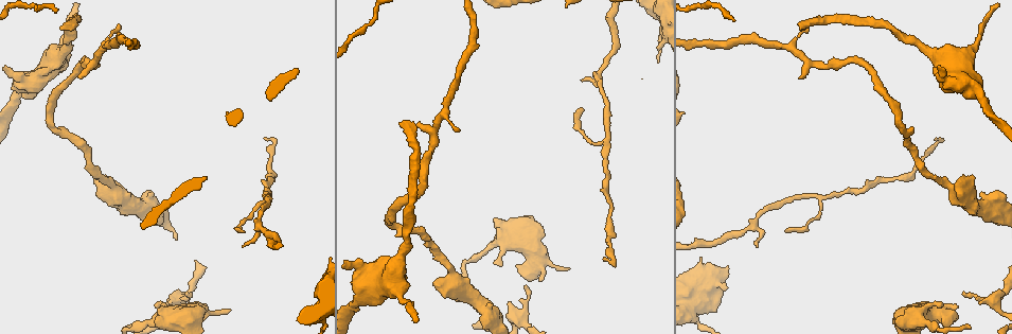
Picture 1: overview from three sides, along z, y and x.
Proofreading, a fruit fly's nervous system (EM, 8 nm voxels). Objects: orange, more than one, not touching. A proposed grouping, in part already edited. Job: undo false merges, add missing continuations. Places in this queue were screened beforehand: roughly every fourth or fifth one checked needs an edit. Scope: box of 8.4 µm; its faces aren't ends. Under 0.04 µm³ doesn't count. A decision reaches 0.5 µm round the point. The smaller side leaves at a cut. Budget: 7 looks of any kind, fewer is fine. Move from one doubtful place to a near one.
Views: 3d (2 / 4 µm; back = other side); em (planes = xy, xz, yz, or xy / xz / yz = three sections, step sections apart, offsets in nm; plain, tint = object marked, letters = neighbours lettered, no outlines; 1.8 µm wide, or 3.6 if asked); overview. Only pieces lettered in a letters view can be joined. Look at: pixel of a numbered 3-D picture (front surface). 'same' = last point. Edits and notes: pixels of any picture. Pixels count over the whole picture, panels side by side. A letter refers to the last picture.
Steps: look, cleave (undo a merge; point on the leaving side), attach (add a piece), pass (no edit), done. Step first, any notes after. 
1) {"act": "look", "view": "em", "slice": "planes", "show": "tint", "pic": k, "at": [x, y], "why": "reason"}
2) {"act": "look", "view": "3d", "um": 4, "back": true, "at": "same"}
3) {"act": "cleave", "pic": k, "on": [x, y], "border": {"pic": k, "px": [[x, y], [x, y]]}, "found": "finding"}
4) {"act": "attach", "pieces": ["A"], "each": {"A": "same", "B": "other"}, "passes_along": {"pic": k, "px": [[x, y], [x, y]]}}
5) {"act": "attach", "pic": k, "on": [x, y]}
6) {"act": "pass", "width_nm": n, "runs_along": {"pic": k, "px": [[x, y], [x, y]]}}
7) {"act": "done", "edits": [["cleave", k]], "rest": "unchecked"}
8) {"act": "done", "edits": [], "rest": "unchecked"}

{"act": "look", "view": "3d", "um": 4, "pic": 1, "at": [801, 29], "why": "free end"}

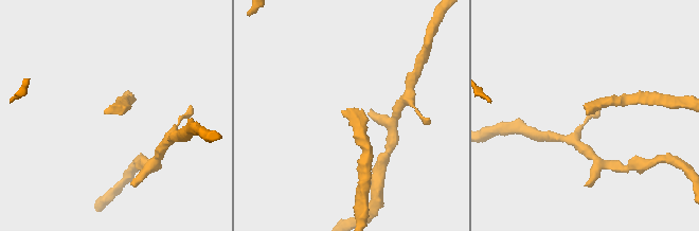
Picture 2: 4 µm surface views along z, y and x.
{"act": "look", "view": "em", "slice": "planes", "show": "letters", "pic": 2, "at": [105, 112], "why": "need the tissue"}

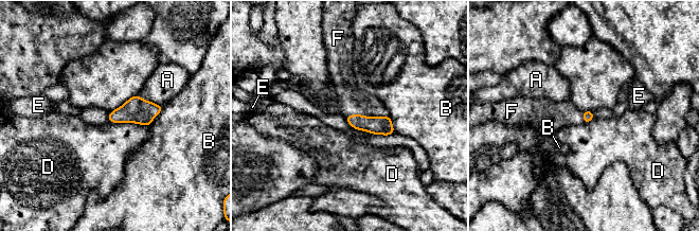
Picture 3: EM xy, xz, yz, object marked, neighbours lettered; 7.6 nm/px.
{"act": "attach", "pic": 3, "on": [351, 100], "each": {"A": "other", "B": "other", "D": "other", "E": "other", "F": "same"}, "passes_along": {"pic": 3, "px": [[377, 125], [366, 117], [351, 100]]}, "found": "it goes on there"}

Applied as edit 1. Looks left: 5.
{"act": "look", "view": "em", "um": 3.6, "slice": "planes", "show": "tint", "pic": 1, "at": [52, 61], "why": "thick turns thin"}

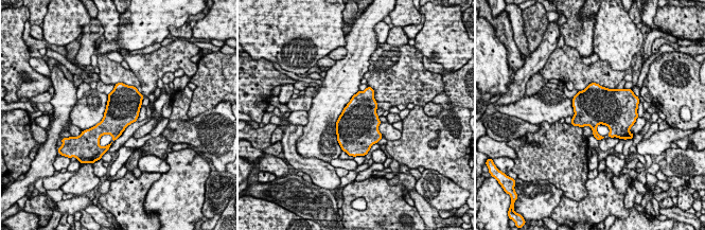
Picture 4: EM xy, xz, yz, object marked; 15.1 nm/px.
{"act": "look", "view": "em", "um": 3.6, "slice": "planes", "show": "letters", "at": "same"}

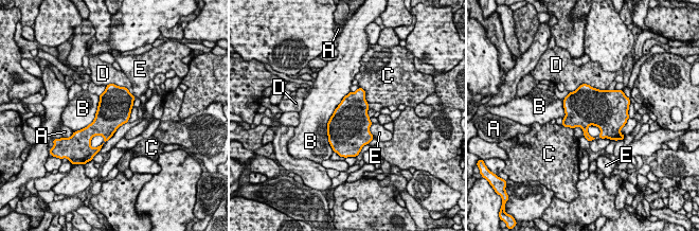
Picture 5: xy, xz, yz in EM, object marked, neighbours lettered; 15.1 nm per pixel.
{"act": "pass", "each": {"A": "other", "B": "other", "C": "other", "D": "other", "E": "other"}, "border": {"pic": 5, "px": [[350, 91], [327, 123], [330, 146]]}, "found": "continuous, no second cell"}

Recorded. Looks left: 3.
{"act": "look", "view": "3d", "um": 4, "pic": 1, "at": [579, 109], "why": "tapers out"}

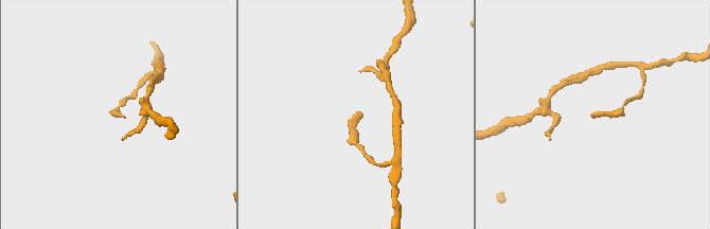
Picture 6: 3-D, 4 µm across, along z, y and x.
{"act": "look", "view": "em", "slice": "planes", "show": "letters", "pic": 6, "at": [592, 116], "why": "now the EM"}

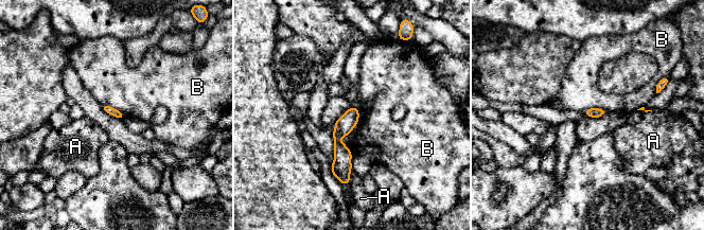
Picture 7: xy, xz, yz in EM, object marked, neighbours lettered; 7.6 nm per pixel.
{"act": "pass", "each": {"A": "other", "B": "other"}, "runs_along": {"pic": 7, "px": [[353, 109], [338, 134], [347, 176]]}, "found": "none of them fits"}

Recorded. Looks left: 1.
{"act": "done", "edits": [["attach", 3]], "rest": "unchecked"}

